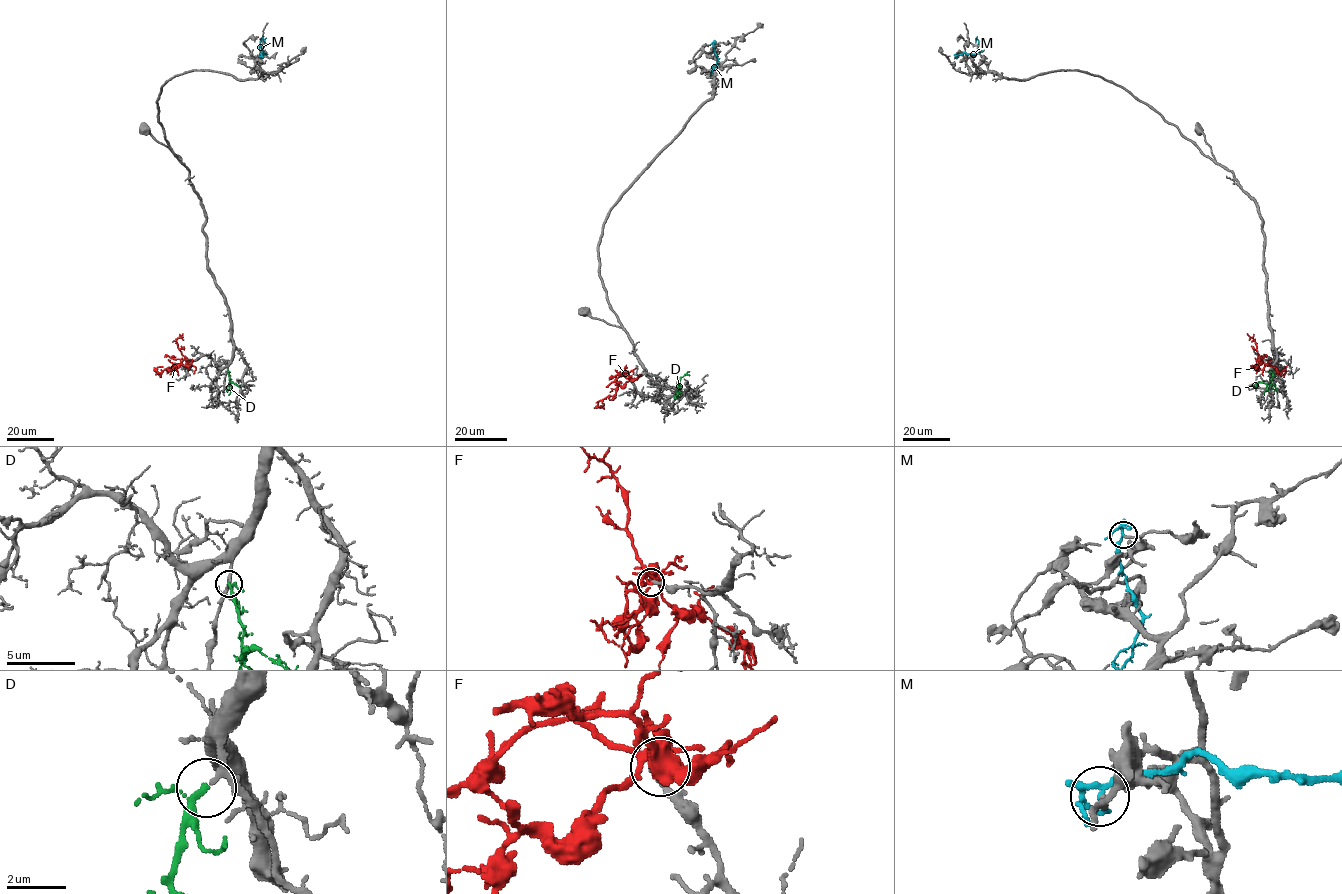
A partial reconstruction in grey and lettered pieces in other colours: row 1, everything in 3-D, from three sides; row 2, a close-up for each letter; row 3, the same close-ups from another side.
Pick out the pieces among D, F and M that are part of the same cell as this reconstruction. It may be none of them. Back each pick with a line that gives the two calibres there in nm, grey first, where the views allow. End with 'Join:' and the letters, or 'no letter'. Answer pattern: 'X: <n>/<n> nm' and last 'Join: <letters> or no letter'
D: 200/170 nm
Join: D

